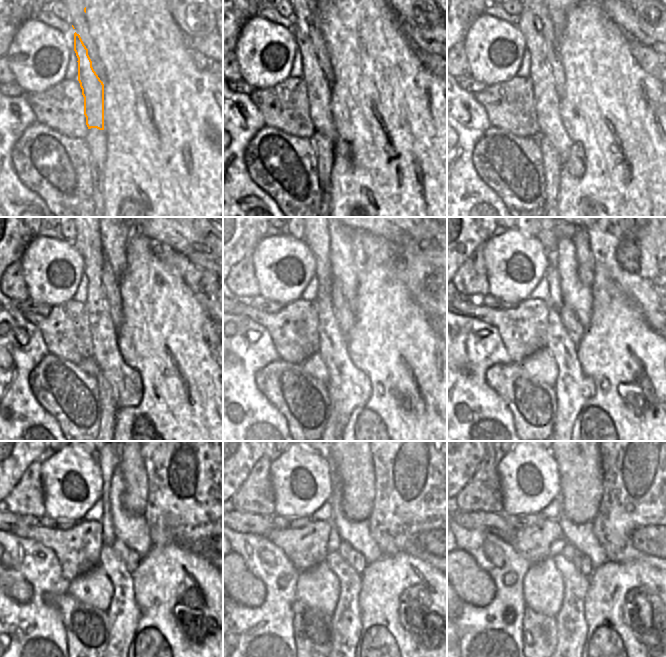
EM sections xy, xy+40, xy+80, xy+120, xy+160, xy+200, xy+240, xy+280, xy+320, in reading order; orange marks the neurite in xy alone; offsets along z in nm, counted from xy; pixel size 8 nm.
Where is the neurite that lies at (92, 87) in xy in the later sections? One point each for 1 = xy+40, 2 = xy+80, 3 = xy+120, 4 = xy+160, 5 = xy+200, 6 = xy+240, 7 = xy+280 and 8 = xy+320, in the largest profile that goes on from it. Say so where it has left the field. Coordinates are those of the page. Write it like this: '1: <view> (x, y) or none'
1: xy+40 (318, 87)
2: xy+80 (536, 26)
3: xy+120 (126, 384)
4: xy+160 (349, 387)
5: xy+200 (573, 388)
6: xy+240 (123, 614)
7: xy+280 (346, 622)
8: xy+320 (571, 625)

